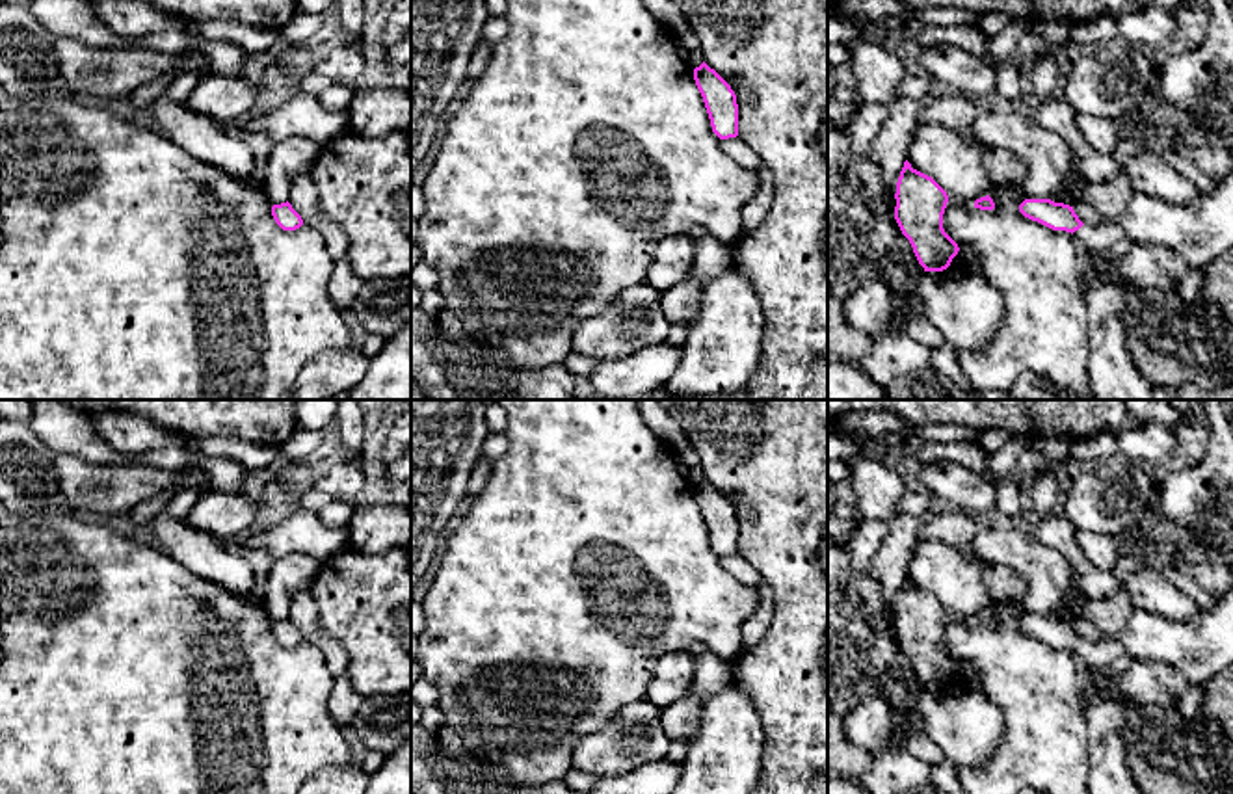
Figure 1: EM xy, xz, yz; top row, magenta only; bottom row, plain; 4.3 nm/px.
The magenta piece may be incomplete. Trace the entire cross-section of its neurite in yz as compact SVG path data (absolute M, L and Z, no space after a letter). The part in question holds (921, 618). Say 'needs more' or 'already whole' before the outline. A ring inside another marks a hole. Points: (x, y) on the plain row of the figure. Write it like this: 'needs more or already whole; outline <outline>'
already whole; outline M906 576L896 599L895 636L909 656L924 688L943 688L958 671L958 660L943 645L947 608Z

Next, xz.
already whole; outline M705 478L694 485L696 502L703 513L712 549L720 556L738 552L738 521L731 502Z

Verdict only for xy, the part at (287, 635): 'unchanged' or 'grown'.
unchanged

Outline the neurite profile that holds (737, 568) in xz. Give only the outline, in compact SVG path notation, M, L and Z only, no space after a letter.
M738 552L729 556L720 556L723 569L733 576L736 582L757 588L762 576L753 569Z

